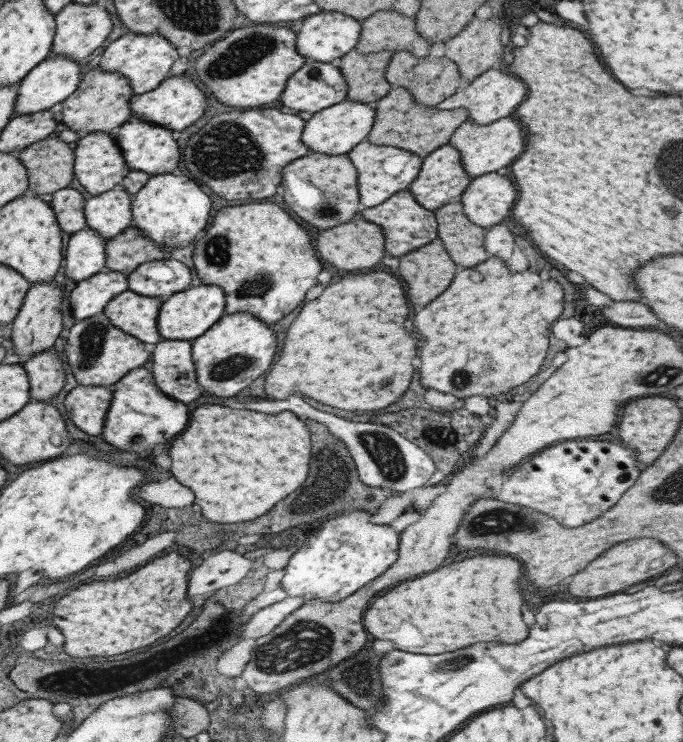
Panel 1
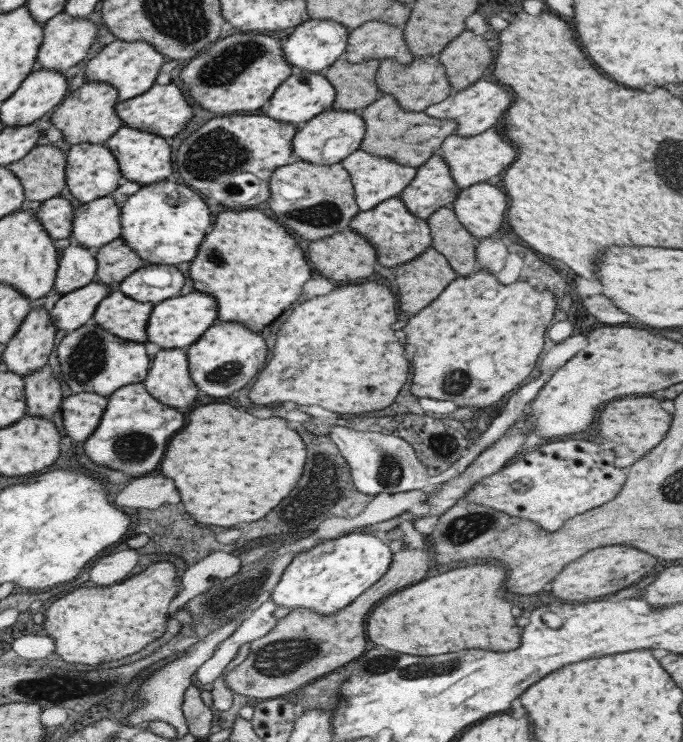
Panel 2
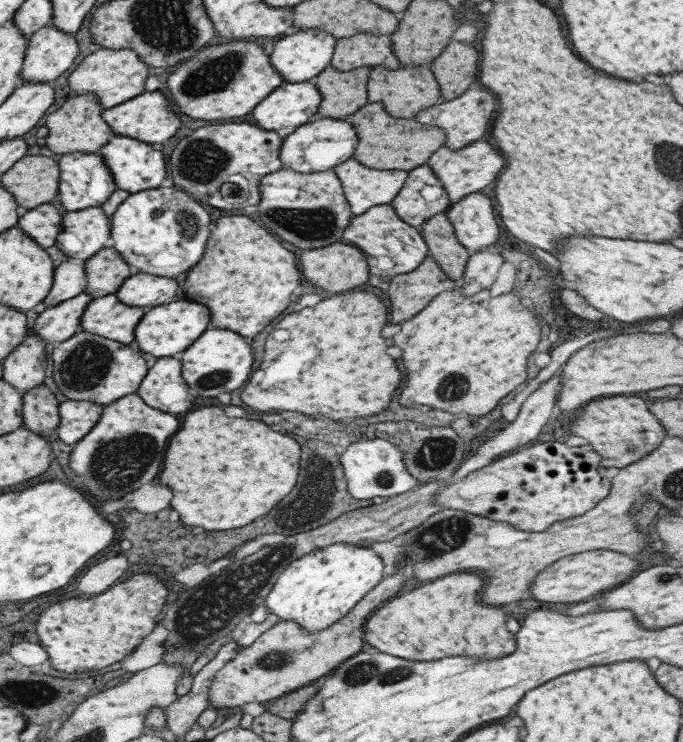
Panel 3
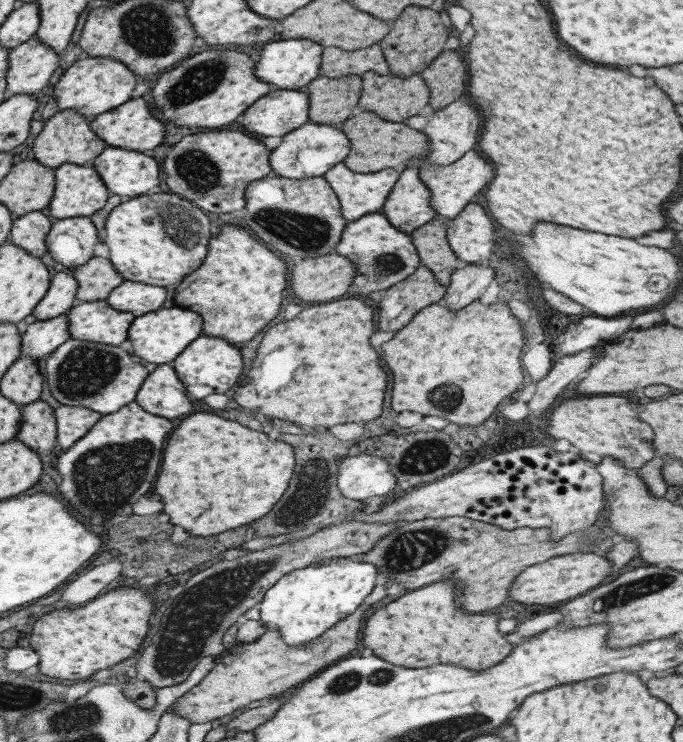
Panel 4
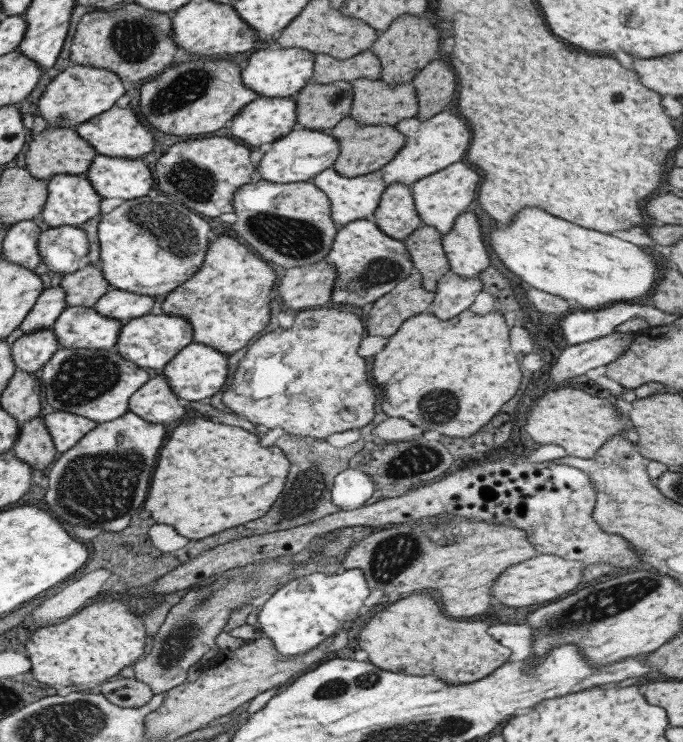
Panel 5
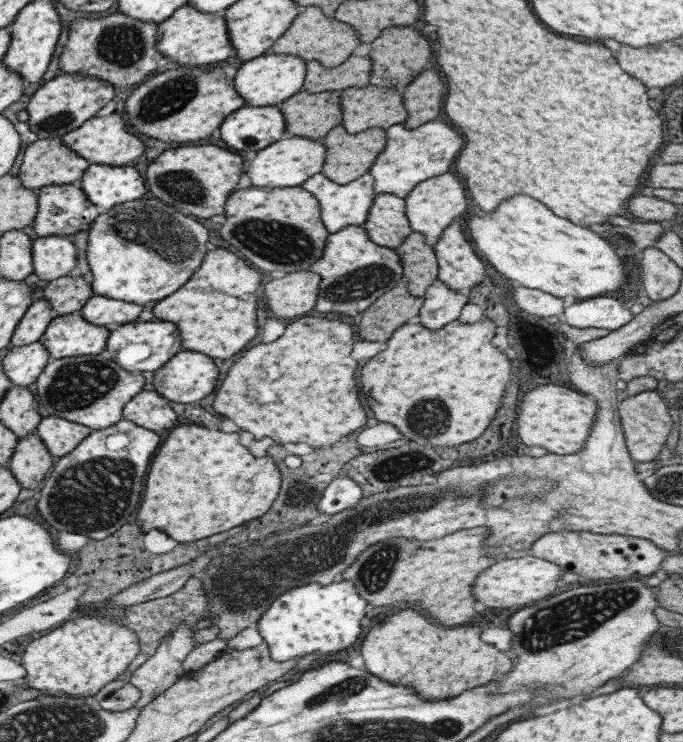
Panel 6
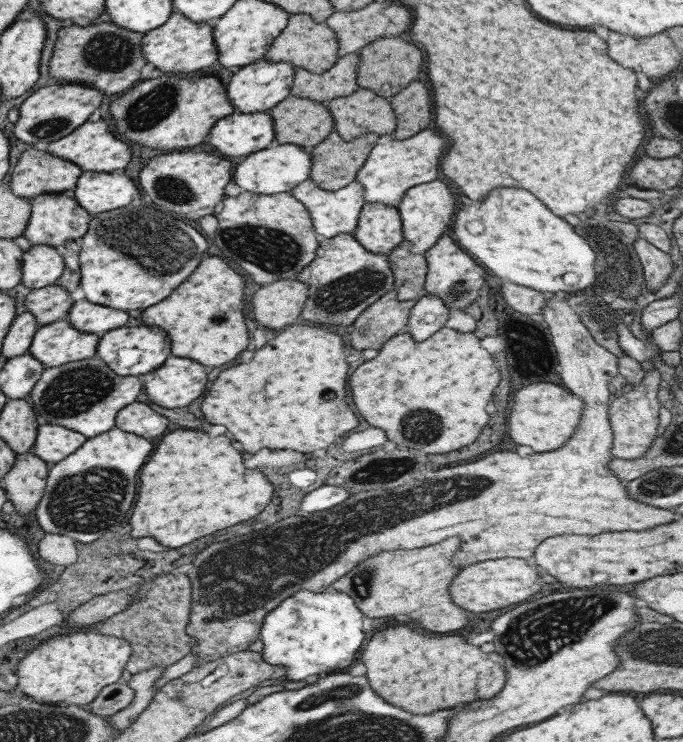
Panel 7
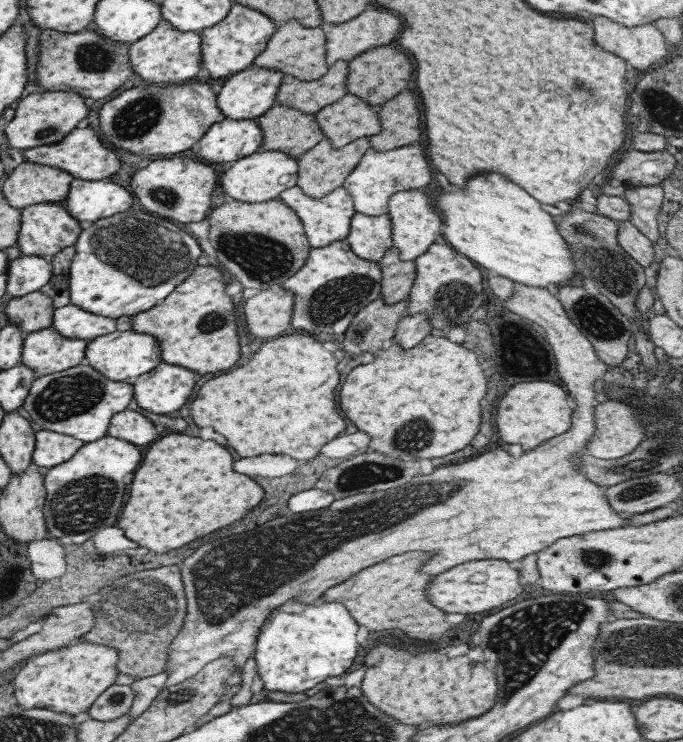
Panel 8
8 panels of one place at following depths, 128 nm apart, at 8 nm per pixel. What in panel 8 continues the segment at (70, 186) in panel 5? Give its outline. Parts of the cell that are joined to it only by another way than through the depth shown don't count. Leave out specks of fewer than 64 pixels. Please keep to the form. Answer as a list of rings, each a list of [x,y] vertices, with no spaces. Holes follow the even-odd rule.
[[[63,202],[37,203],[23,207],[21,213],[20,229],[18,230],[17,247],[21,255],[37,255],[50,258],[66,246],[74,246],[83,226],[71,217],[65,209]]]

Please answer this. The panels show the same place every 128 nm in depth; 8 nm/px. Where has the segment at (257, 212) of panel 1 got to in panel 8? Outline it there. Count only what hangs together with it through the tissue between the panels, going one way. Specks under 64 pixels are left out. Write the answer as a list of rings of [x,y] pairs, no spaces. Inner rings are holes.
[[[210,261],[208,265],[196,266],[162,301],[150,309],[139,311],[130,317],[131,331],[153,335],[159,341],[159,357],[170,365],[185,367],[200,376],[208,372],[225,370],[239,358],[239,338],[233,315],[231,297],[225,293],[225,278],[219,267]]]

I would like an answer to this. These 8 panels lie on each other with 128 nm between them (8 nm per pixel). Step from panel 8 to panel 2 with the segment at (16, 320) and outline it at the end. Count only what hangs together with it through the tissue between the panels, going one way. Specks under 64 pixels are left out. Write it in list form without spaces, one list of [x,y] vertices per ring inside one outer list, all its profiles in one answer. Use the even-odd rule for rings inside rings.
[[[121,237],[107,242],[93,252],[97,261],[94,280],[111,288],[116,288],[127,275],[144,265],[143,259],[139,259],[139,255],[125,245]]]

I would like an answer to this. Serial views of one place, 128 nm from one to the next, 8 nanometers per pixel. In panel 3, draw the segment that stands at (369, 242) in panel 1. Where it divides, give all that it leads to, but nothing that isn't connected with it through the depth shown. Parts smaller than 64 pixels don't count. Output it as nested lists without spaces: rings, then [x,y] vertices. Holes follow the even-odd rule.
[[[335,241],[315,249],[300,250],[297,261],[298,268],[309,286],[313,286],[324,296],[336,295],[361,286],[369,277],[369,269],[363,253],[355,245],[349,245],[343,241]]]

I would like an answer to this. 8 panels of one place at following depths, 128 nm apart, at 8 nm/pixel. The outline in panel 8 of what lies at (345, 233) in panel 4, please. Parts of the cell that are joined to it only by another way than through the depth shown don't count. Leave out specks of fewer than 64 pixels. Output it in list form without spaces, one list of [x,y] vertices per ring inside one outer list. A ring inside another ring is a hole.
[[[337,240],[327,246],[310,247],[303,266],[279,286],[293,293],[290,324],[296,332],[313,337],[318,334],[335,336],[346,330],[363,306],[378,298],[381,269],[378,261],[365,261],[355,256],[347,243]]]

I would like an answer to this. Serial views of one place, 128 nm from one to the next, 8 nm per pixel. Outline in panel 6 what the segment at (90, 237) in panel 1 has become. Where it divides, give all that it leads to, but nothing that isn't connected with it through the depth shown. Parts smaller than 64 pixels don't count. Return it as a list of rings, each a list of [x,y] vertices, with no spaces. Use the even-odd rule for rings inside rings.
[[[41,297],[33,301],[15,325],[9,346],[23,346],[37,341],[45,332],[48,322],[55,317],[55,313],[51,312],[51,303],[47,299]]]

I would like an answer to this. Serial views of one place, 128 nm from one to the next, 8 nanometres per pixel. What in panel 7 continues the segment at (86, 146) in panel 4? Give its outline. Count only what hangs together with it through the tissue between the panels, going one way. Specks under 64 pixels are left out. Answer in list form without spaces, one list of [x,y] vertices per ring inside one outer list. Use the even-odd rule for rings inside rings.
[[[36,145],[25,149],[19,155],[18,162],[9,171],[6,181],[15,196],[31,199],[43,193],[60,193],[61,191],[70,193],[81,174],[82,171],[75,164],[56,158],[55,155],[47,153],[42,147]]]

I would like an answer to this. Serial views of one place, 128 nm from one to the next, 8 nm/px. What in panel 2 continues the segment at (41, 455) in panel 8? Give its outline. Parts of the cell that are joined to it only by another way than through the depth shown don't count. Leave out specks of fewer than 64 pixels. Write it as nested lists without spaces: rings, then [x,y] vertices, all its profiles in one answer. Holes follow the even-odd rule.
[[[72,393],[60,402],[62,424],[67,436],[83,442],[93,434],[103,414],[108,397],[97,393]]]

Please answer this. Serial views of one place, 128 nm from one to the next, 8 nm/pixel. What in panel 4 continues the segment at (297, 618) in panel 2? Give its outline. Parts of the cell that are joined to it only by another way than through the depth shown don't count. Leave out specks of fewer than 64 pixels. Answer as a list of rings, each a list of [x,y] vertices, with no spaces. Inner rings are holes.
[[[360,605],[351,615],[343,618],[317,638],[301,646],[284,644],[281,633],[266,630],[251,643],[234,644],[223,651],[223,664],[216,662],[197,685],[181,695],[171,707],[173,711],[190,723],[206,723],[239,710],[253,700],[263,700],[281,694],[301,682],[314,677],[318,672],[339,661],[341,656],[356,652],[357,632],[361,626],[361,615],[368,610]]]

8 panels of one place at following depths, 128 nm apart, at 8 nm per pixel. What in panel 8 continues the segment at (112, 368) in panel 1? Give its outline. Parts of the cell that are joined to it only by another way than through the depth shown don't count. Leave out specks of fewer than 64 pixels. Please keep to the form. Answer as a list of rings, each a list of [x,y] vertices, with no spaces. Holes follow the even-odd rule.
[[[81,362],[71,368],[37,376],[22,407],[36,429],[69,435],[83,443],[106,435],[110,418],[125,410],[133,398],[131,381],[113,382]]]

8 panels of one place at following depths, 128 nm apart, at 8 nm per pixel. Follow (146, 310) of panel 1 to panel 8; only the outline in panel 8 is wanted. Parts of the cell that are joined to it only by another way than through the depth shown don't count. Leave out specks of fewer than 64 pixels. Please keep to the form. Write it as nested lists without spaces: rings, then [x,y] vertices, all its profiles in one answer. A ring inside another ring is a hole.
[[[49,326],[24,335],[19,364],[29,367],[35,376],[59,372],[83,362],[85,348],[87,348],[86,340],[65,337]]]

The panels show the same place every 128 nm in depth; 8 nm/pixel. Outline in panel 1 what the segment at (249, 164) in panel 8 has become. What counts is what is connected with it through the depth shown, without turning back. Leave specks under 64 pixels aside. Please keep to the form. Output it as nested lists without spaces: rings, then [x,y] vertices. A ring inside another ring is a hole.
[[[345,99],[334,106],[319,110],[319,113],[312,114],[305,122],[299,139],[313,153],[328,154],[328,156],[345,154],[357,143],[366,140],[374,121],[375,110],[371,104],[350,102],[349,99]]]

